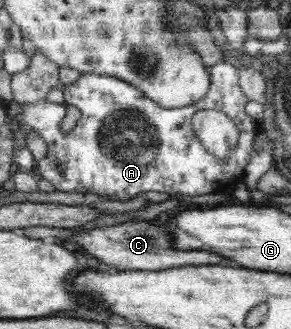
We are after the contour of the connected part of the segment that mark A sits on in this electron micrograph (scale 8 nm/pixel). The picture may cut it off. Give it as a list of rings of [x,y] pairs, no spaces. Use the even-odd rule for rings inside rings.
[[[221,60],[210,66],[211,88],[202,100],[190,106],[180,108],[162,108],[157,102],[149,99],[132,84],[112,76],[81,73],[77,80],[69,85],[62,85],[64,102],[52,103],[45,100],[34,104],[21,104],[22,113],[16,117],[21,129],[26,133],[36,132],[48,146],[46,158],[37,162],[39,177],[51,182],[55,190],[76,191],[80,194],[98,194],[110,196],[114,200],[130,200],[144,192],[166,192],[166,194],[198,194],[209,195],[218,188],[233,188],[242,181],[245,168],[250,159],[256,154],[254,140],[259,132],[256,123],[244,111],[249,99],[239,85],[238,68],[231,63]],[[68,106],[76,106],[81,117],[73,130],[67,133],[60,131],[60,121],[66,116]],[[199,110],[218,110],[226,113],[239,130],[239,139],[234,152],[223,159],[206,150],[206,147],[196,138],[192,129],[192,118]]]

